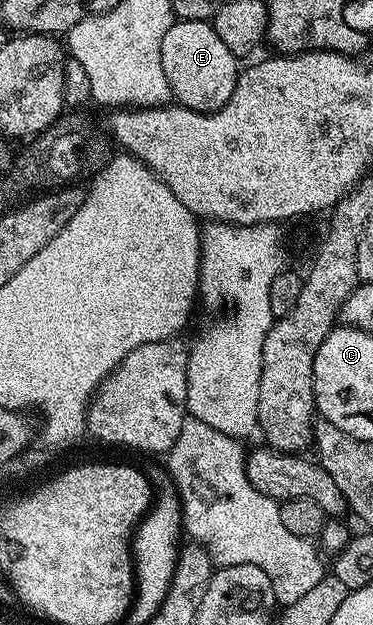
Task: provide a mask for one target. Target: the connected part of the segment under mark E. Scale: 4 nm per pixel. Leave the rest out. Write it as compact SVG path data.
M177 20L171 28L167 28L167 36L163 36L163 72L167 72L167 84L171 88L173 98L188 110L198 110L201 114L214 114L227 100L231 100L231 92L235 92L239 59L219 40L215 28L209 22L199 20Z

